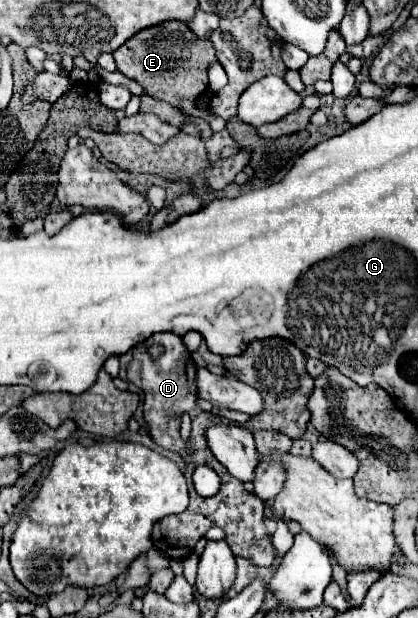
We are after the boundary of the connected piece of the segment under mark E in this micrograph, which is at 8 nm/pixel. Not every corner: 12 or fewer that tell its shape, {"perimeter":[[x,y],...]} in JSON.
{"perimeter":[[181,20],[113,52],[145,94],[181,110],[207,90],[213,44]]}

